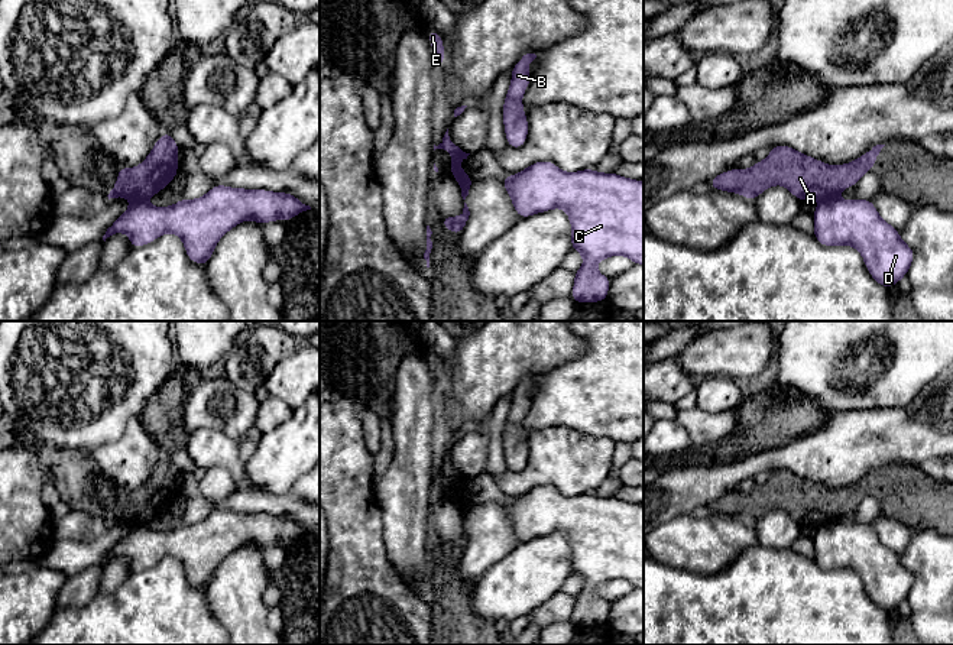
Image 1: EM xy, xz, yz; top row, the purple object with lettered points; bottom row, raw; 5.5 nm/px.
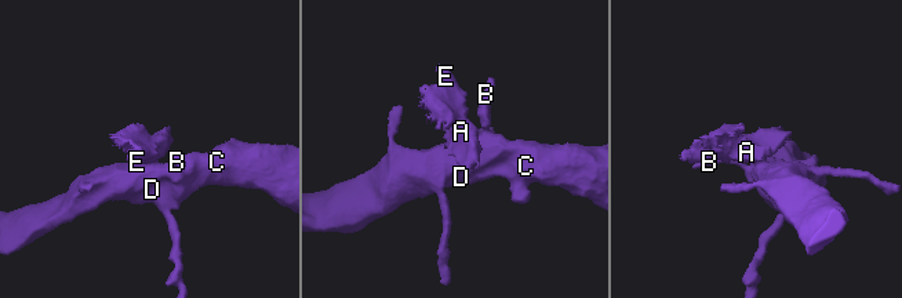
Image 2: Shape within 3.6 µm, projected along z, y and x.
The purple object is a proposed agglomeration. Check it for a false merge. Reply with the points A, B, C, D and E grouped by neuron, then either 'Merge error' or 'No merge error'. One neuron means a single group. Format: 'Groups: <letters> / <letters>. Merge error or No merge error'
Groups: A E / B C D. Merge error

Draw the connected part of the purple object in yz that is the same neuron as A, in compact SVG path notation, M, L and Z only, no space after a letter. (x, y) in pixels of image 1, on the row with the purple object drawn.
M777 145L771 148L771 153L764 161L756 162L752 168L729 169L710 179L709 184L711 189L736 192L752 201L772 185L784 185L800 201L816 197L820 200L834 198L845 188L855 187L865 172L873 169L875 161L884 146L885 145L876 145L849 163L827 165L808 155L800 153L791 146Z

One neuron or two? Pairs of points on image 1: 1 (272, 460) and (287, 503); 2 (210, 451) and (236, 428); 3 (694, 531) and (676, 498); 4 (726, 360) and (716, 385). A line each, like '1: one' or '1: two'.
1: two
2: two
3: two
4: two

